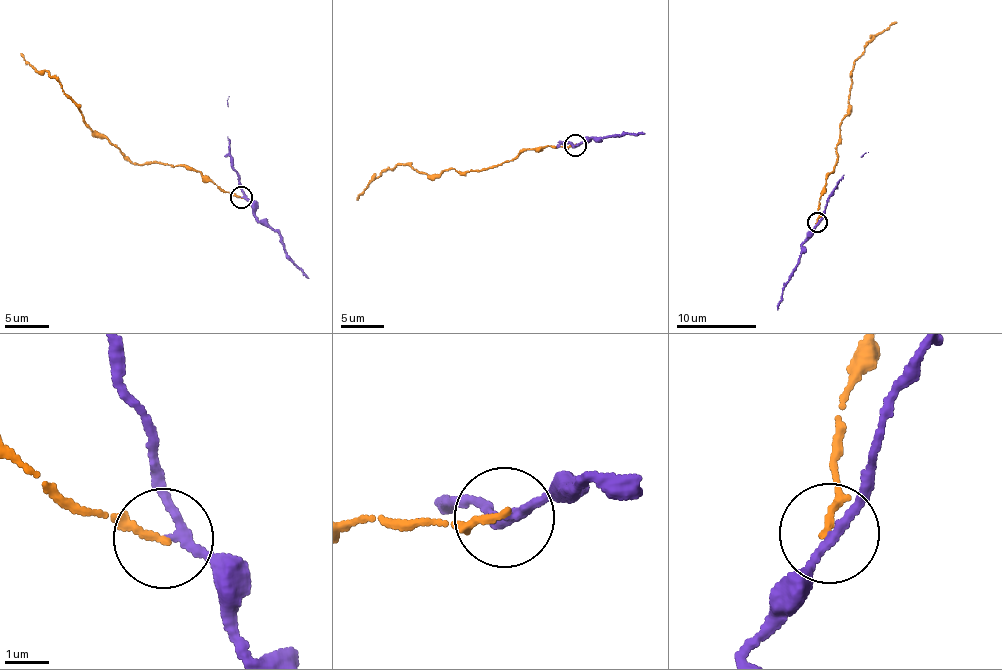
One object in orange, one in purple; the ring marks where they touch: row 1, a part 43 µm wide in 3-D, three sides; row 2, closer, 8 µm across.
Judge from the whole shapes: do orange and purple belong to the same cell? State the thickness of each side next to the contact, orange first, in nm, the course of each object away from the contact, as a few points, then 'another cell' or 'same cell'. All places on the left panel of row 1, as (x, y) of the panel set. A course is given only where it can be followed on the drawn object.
150/170 nm | orange via (241, 197), (224, 192), (193, 170), (163, 164), (134, 164), (95, 131), (54, 77), (37, 71), (20, 53) | purple via (241, 197), (251, 203), (257, 218), (263, 219), (278, 233), (284, 252), (308, 278) | same cell

